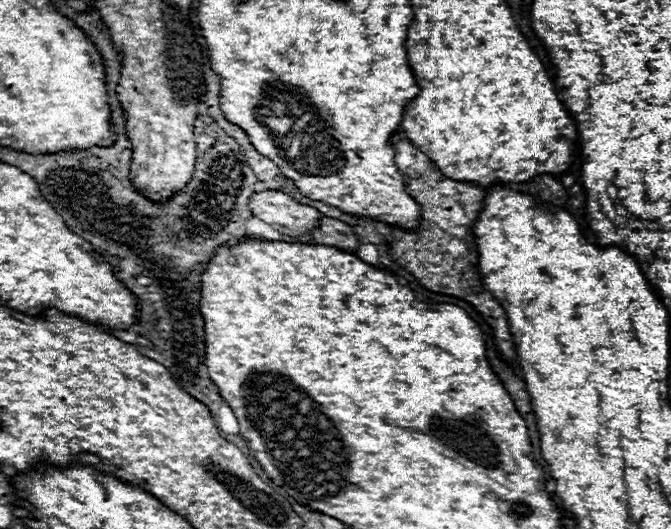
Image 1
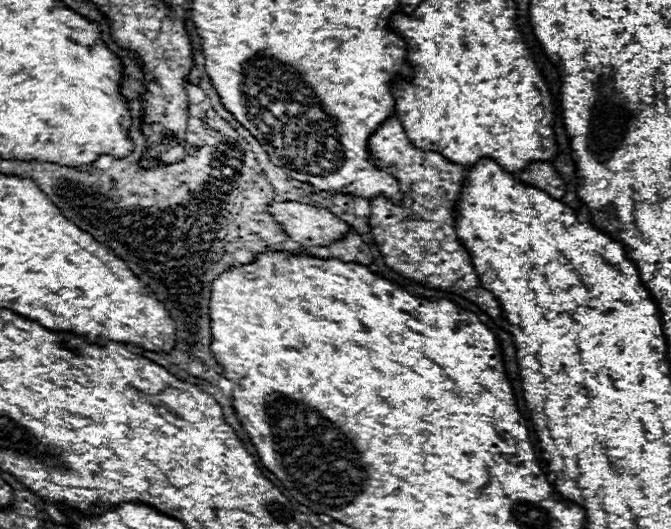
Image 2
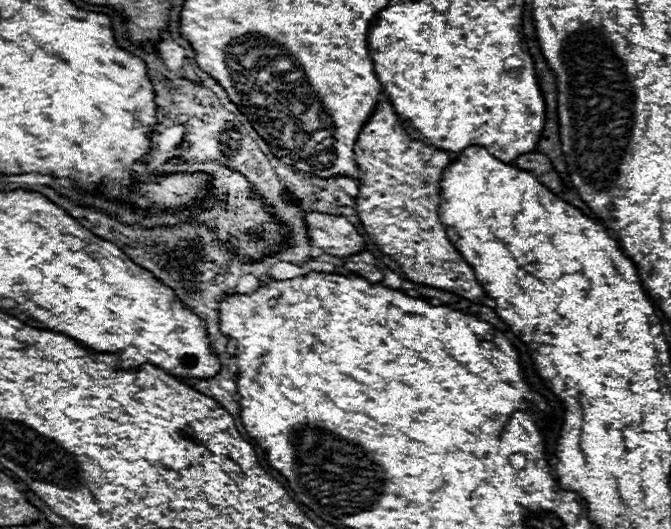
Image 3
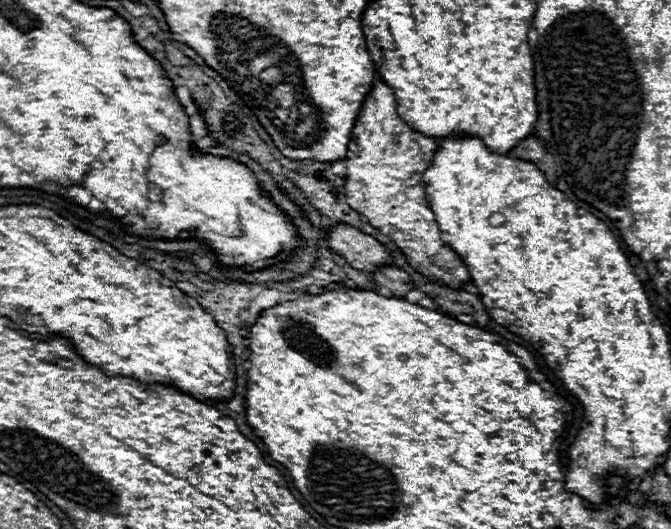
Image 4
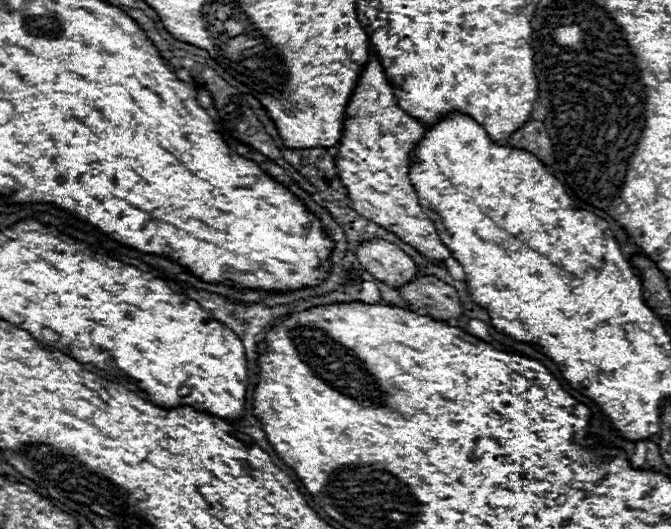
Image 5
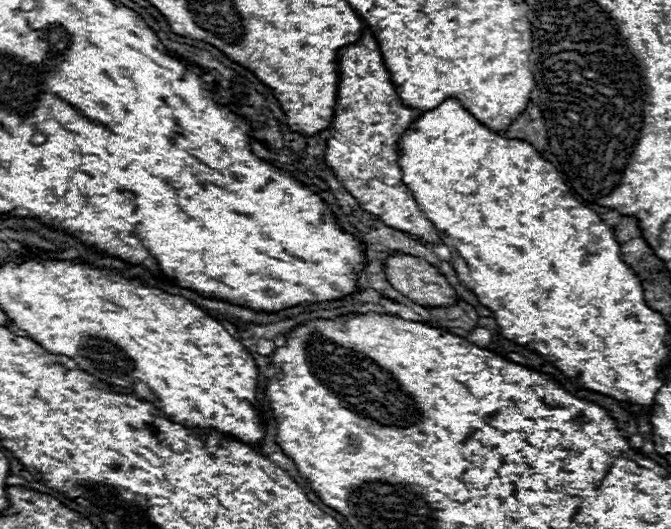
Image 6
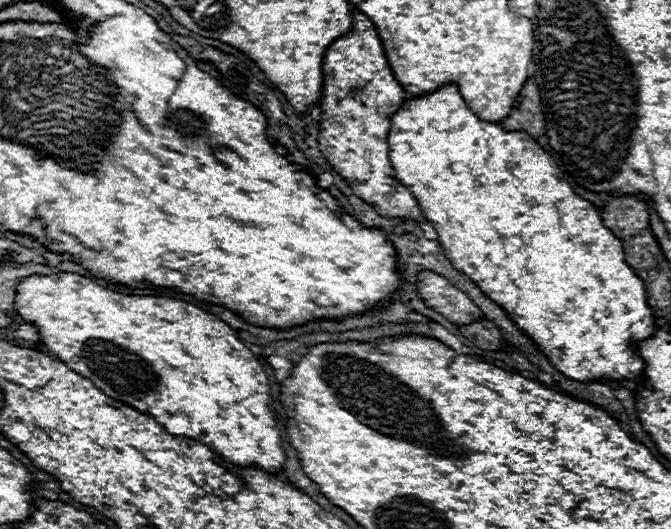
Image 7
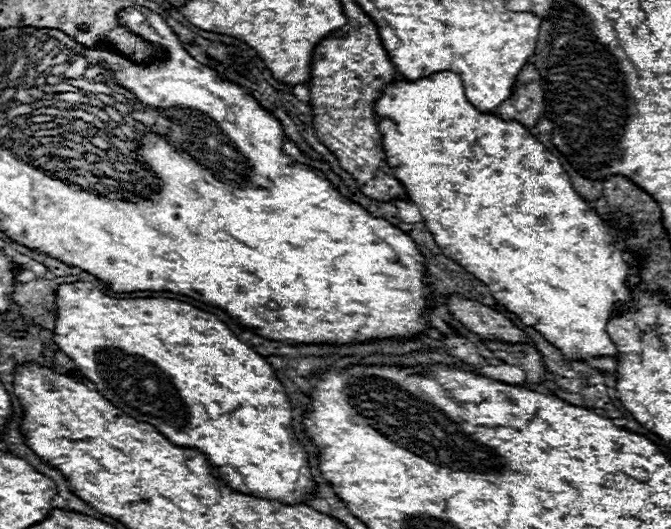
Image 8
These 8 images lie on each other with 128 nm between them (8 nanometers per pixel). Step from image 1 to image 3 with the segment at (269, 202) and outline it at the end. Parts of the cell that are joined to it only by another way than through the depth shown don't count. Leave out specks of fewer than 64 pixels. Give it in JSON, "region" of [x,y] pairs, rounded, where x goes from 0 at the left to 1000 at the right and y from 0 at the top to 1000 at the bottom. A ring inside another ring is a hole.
{"region":[[[456,401],[456,423],[462,431],[465,461],[480,469],[486,480],[519,488],[545,473],[542,450],[513,408]]]}

